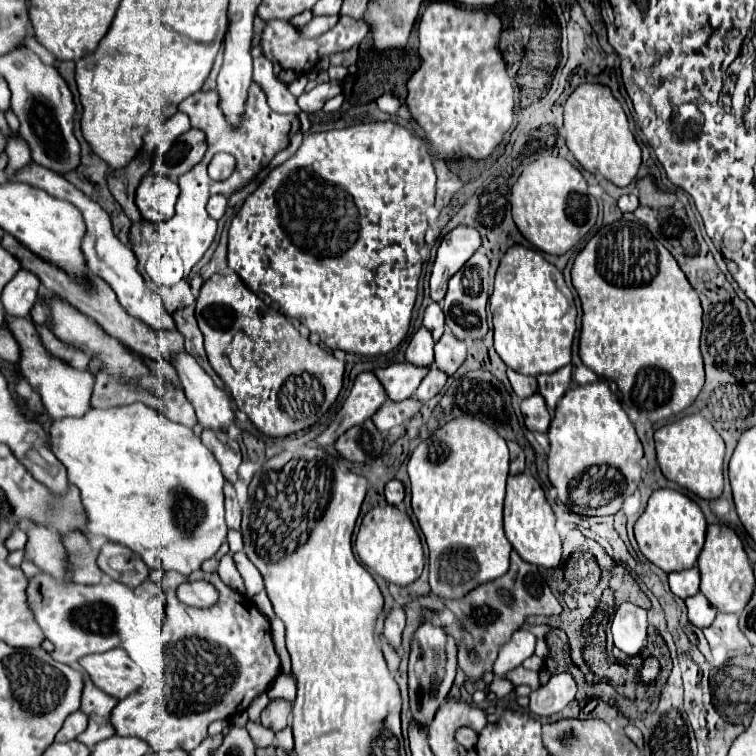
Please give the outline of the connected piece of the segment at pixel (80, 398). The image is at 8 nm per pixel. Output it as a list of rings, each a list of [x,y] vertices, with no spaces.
[[[4,314],[4,318],[6,318],[8,328],[12,328],[16,342],[20,344],[22,376],[40,394],[40,400],[42,400],[46,412],[54,420],[66,418],[66,416],[82,416],[90,408],[90,396],[92,396],[92,386],[94,386],[94,378],[92,378],[90,370],[78,370],[78,368],[70,366],[68,362],[64,362],[62,358],[52,356],[44,348],[42,340],[38,336],[38,330],[30,318],[18,318],[12,314]]]

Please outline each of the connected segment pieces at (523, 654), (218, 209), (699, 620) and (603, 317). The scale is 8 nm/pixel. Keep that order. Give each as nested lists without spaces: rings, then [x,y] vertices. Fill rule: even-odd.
[[[518,630],[512,634],[512,640],[504,648],[500,648],[496,664],[494,664],[494,676],[504,676],[504,672],[510,672],[510,668],[516,668],[534,654],[536,636],[528,630]]]
[[[216,194],[216,196],[211,196],[208,200],[206,210],[209,216],[214,218],[214,220],[220,220],[220,218],[224,216],[224,212],[226,212],[226,204],[228,204],[226,196]]]
[[[696,594],[692,598],[686,598],[686,608],[688,608],[688,620],[698,626],[698,628],[704,628],[704,626],[710,626],[714,622],[714,616],[716,616],[716,608],[710,606],[710,602],[706,600],[704,594]]]
[[[618,220],[602,226],[572,264],[572,286],[582,304],[580,360],[606,380],[616,382],[622,404],[636,408],[644,418],[658,422],[686,410],[704,386],[700,354],[702,306],[674,256],[650,234],[642,222]]]

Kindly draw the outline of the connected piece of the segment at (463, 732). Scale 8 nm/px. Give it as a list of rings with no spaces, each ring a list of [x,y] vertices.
[[[470,728],[456,730],[456,742],[462,744],[466,750],[472,750],[474,744],[476,744],[476,740],[478,740],[478,734],[474,730],[470,730]]]

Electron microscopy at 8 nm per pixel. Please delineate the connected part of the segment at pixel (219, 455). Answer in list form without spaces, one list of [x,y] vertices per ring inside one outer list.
[[[210,428],[202,430],[202,442],[214,452],[222,474],[226,480],[236,482],[236,470],[242,462],[242,454],[240,454],[240,446],[236,440],[232,440],[228,436],[228,432],[212,432]]]

